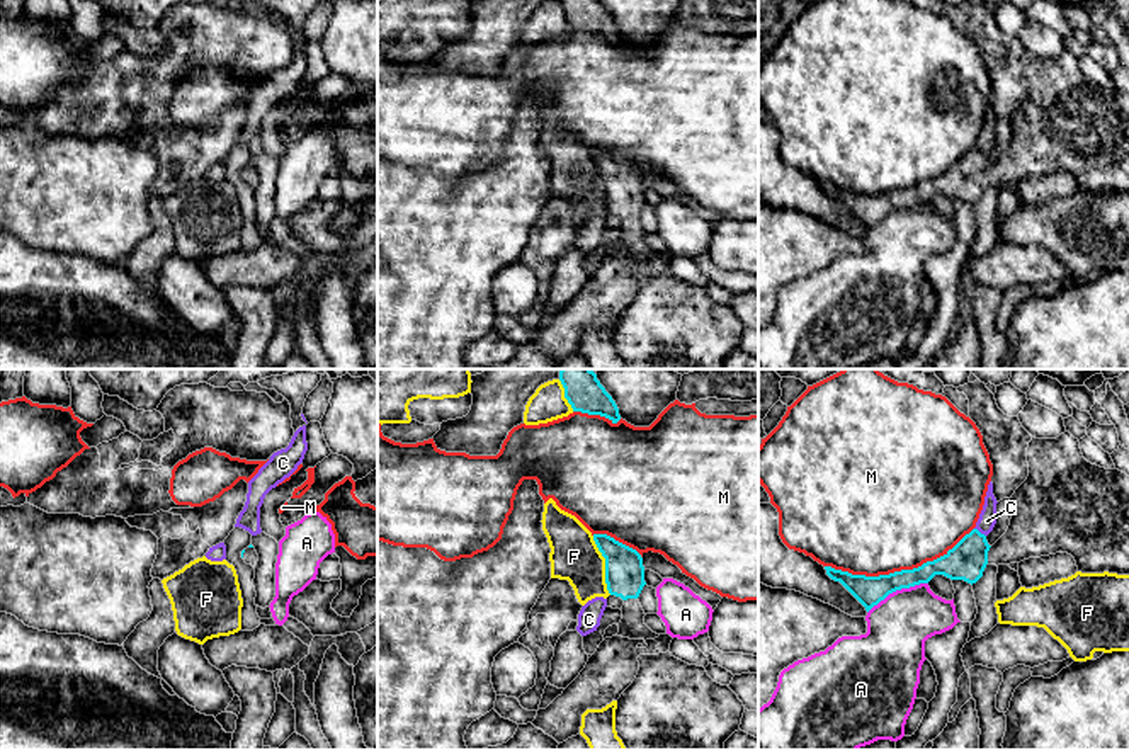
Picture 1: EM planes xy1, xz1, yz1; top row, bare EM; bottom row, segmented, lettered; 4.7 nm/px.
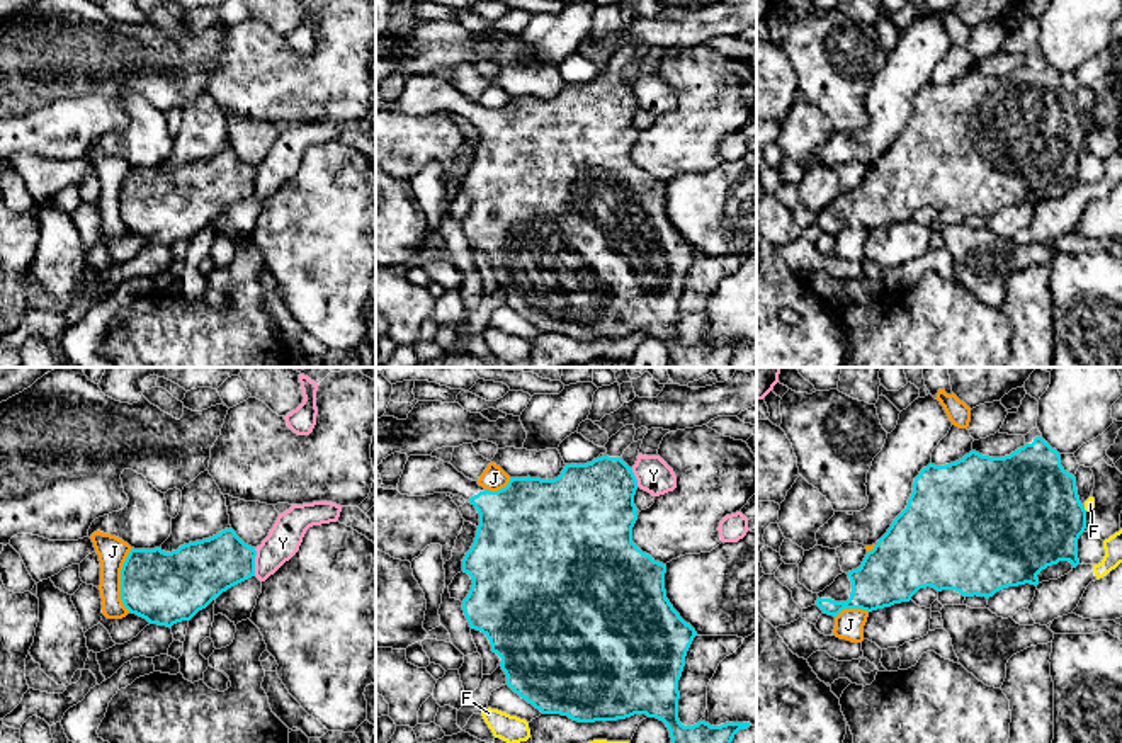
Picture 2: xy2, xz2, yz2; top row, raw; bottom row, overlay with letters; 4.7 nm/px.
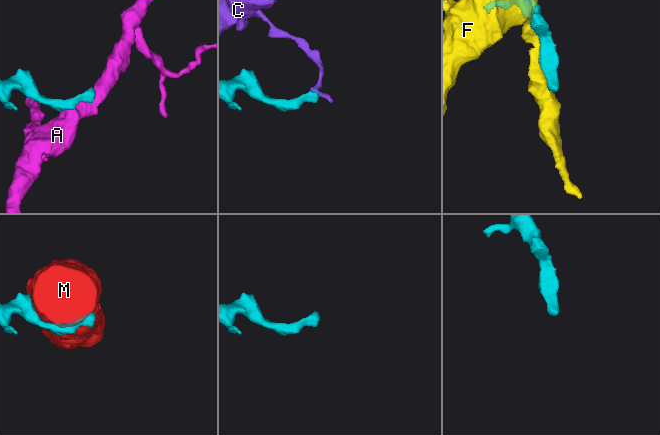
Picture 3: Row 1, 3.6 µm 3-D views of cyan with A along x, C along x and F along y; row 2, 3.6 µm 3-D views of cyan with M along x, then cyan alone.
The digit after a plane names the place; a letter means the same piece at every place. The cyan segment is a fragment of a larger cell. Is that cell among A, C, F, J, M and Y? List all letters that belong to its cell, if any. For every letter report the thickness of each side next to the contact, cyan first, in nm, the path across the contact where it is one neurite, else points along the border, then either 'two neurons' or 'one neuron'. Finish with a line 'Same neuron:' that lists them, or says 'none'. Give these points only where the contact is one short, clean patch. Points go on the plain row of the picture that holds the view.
A: 140/300 nm | along yz1 (927, 201), (890, 211), (868, 232) | two neurons
C: 180/90 nm | along yz1 (975, 147), (985, 155) | two neurons
F: 190/220 nm | two neurons
J: 340/140 nm | two neurons
M: 140/480 nm | two neurons
Y: 280/160 nm | along xy2 (254, 167), (255, 194) | two neurons
Same neuron: none

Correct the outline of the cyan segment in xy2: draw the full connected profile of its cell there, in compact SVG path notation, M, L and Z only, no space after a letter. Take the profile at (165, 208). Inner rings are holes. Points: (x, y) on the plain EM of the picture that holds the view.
M231 146L172 172L133 167L121 189L121 219L150 243L172 247L255 196L255 175Z

